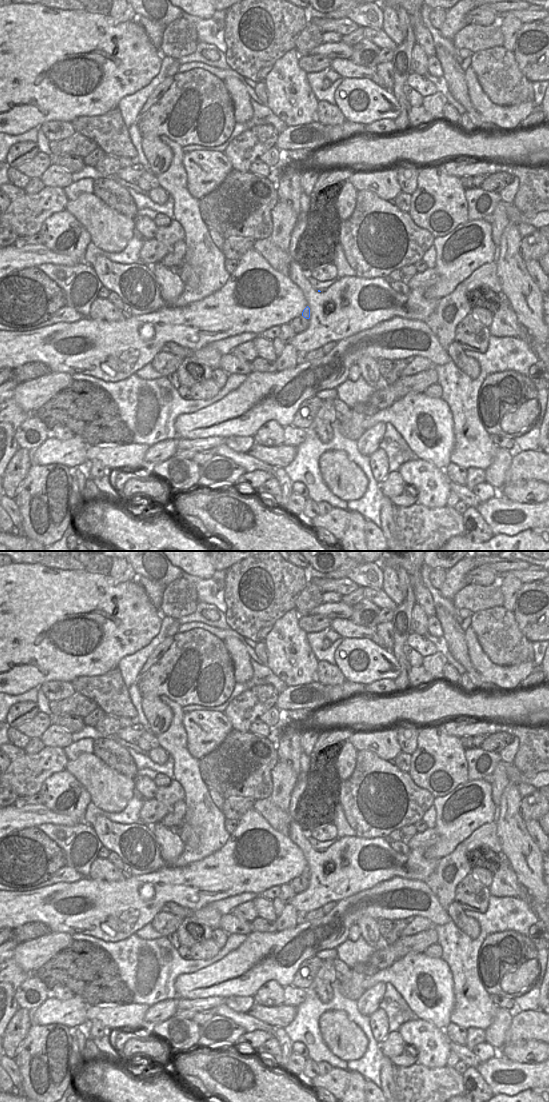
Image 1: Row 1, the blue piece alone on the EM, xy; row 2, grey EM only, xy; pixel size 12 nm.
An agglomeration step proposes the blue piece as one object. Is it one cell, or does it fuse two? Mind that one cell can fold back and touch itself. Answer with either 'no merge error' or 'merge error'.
no merge error

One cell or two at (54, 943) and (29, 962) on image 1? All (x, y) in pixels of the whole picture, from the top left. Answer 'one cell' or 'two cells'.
one cell

